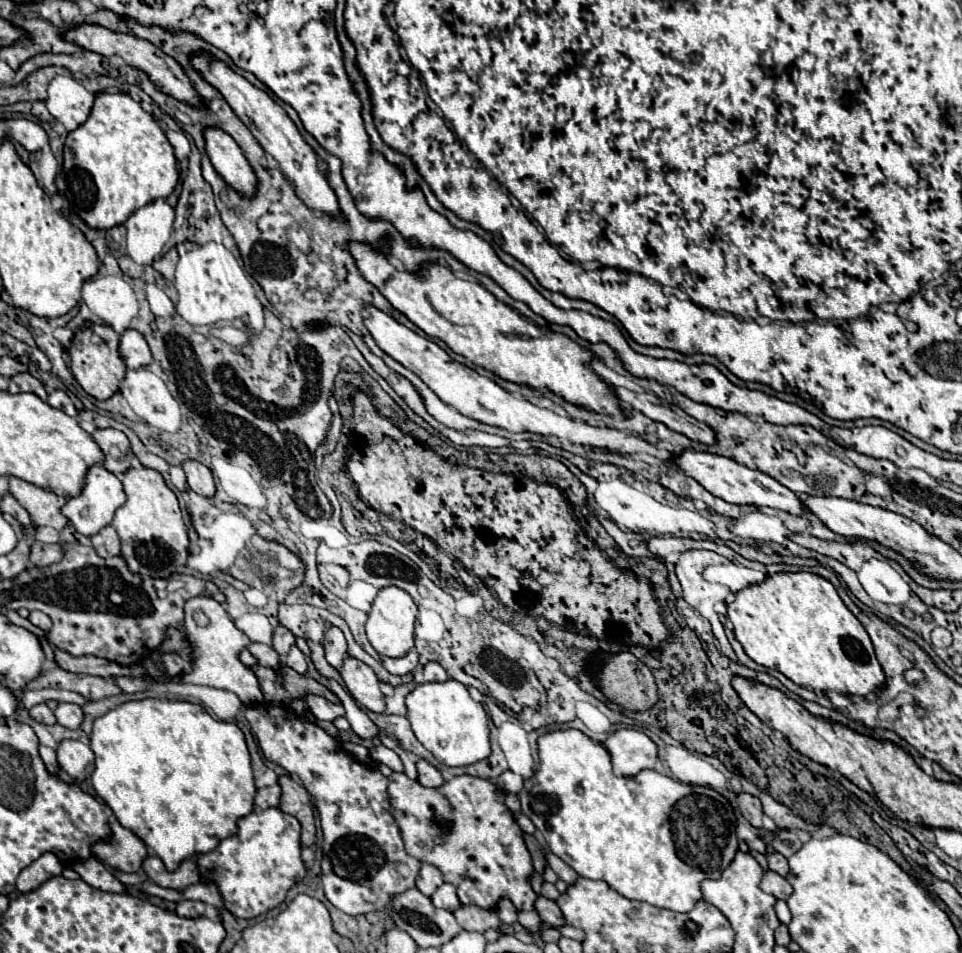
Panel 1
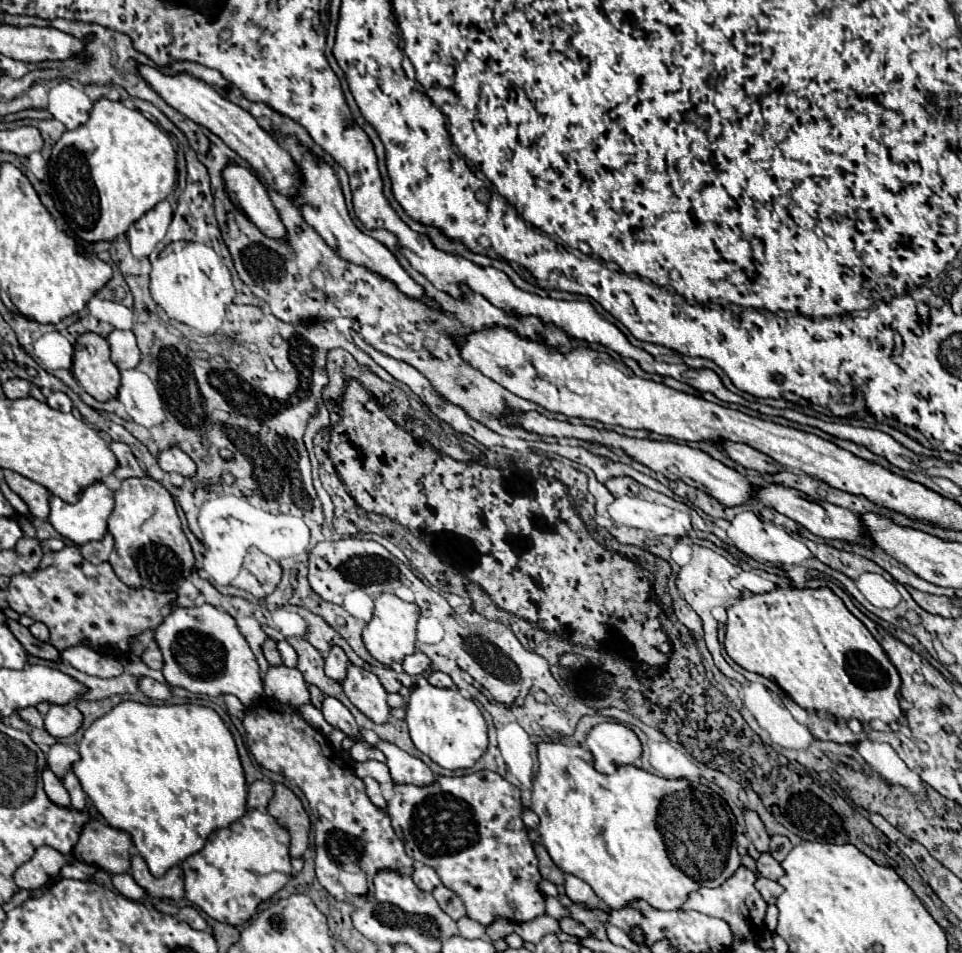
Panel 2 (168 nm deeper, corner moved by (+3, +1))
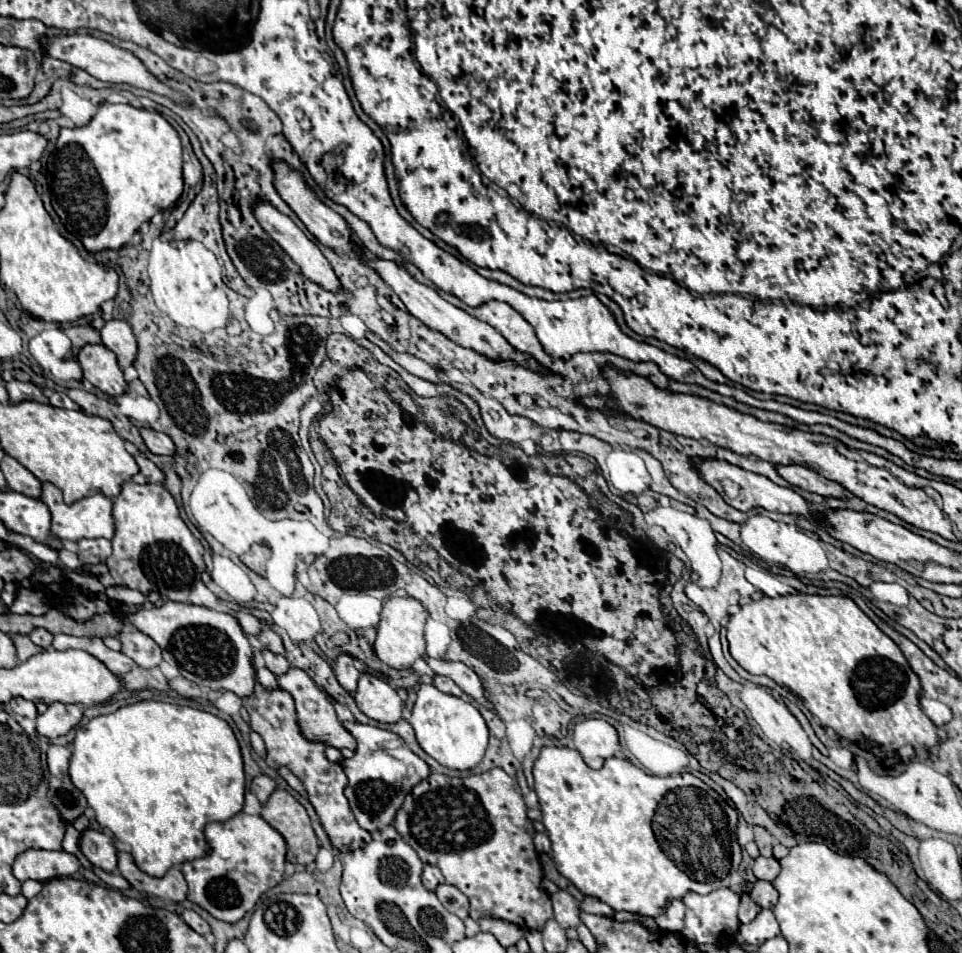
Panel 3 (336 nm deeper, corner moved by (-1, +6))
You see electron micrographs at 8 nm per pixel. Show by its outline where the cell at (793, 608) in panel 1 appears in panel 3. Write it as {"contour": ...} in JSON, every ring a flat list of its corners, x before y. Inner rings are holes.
{"contour":[[787,594,787,596,777,596,777,598,769,598,769,596,763,596,761,600,753,600,745,606,741,606,739,612,735,612,727,624,727,640,729,640,729,650,731,650,731,656,749,672,749,674,763,674,763,676,769,676,771,680,775,680,779,686,785,686,789,688,793,694,797,694,805,708,817,716,821,720,821,726,829,726,837,732,839,738,843,740,851,740,851,742,857,742,859,746,871,750,877,758,883,760,885,766,893,764,893,754,897,752,899,746,913,746,913,748,927,748,931,750,933,746,939,744,939,736,937,736,937,728,935,724,921,712,919,708,919,690,921,690,921,684,919,684,919,678,917,674,909,668,905,656,901,654,899,646,887,636,883,634,859,608,857,604,847,598,847,596,815,596,815,594]]}

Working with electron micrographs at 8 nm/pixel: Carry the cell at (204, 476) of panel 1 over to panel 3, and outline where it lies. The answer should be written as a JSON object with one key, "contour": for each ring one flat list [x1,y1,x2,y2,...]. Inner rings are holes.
{"contour":[[141,428,141,436,153,454,159,454,159,456,173,456,175,454,175,444,167,434,155,432,151,428]]}

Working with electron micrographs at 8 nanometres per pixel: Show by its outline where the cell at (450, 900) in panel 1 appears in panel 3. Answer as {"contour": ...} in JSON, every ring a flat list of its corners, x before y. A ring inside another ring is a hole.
{"contour":[[439,884,437,890,435,890,435,894,441,900,441,904,449,912,453,912,455,916,459,916,461,920,465,920,469,916,467,914,469,912,469,900,467,900,467,896,459,888,455,888,451,884]]}

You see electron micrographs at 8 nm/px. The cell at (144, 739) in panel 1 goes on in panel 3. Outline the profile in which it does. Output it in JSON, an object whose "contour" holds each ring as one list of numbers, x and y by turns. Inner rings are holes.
{"contour":[[135,702,129,706,123,706,111,714,105,716,97,716,93,718,87,726,77,728,75,740,73,740,73,748,71,748,73,756,69,760,69,774,73,784,83,792,83,796,87,798,89,806,95,810,95,818,97,822,111,830,113,836,125,844,131,846,131,854,137,862,137,866,151,874,161,878,171,866,179,866,183,862,195,860,195,858,203,858,203,854,207,852,207,842,203,838,203,828,209,822,223,822,231,816,235,816,237,812,243,810,243,794,245,794,245,778,243,778,243,760,241,760,241,750,237,744,237,738,233,734,233,730,229,728,229,724,219,718,213,716,205,710,197,710,197,708,189,708,189,706,177,706,177,704,169,704,169,702]]}

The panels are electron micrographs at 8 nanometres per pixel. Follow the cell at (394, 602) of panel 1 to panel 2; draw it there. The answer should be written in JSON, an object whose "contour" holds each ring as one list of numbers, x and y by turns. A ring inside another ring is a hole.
{"contour":[[383,593,375,599,375,611,373,619,367,623,363,631,363,641,367,651,383,665,389,663,401,663,407,655,415,653,415,627,419,619,419,607,415,603,401,601,399,597,391,593]]}

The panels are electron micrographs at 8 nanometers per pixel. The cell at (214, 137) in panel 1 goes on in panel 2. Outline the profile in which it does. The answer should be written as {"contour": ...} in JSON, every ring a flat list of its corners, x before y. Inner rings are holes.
{"contour":[[229,163,223,171,223,177,233,205,243,211,267,237,285,241,287,229,283,227,263,183,251,171,239,167,237,163]]}

